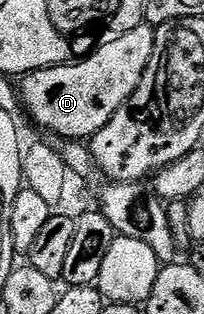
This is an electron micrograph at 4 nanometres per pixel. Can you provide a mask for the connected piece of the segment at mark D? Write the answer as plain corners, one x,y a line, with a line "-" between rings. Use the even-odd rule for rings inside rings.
142,21
139,26
131,33
123,33
123,37
119,37
119,41
111,41
111,45
103,45
99,50
94,51
93,54
87,56
86,59
79,59
76,63
65,63
61,67
48,67
42,71
32,71
30,75
24,76
20,80
21,83
21,99
25,102
25,107
29,110
29,115
41,127
46,127
53,135
61,135
62,140
65,141
89,141
92,140
95,133
99,133
99,129
103,129
103,125
107,125
107,121
111,121
111,117
115,112
122,107
128,99
133,96
135,89
139,85
139,81
143,77
143,73
147,69
147,65
151,61
151,53
155,49
156,30
150,24

